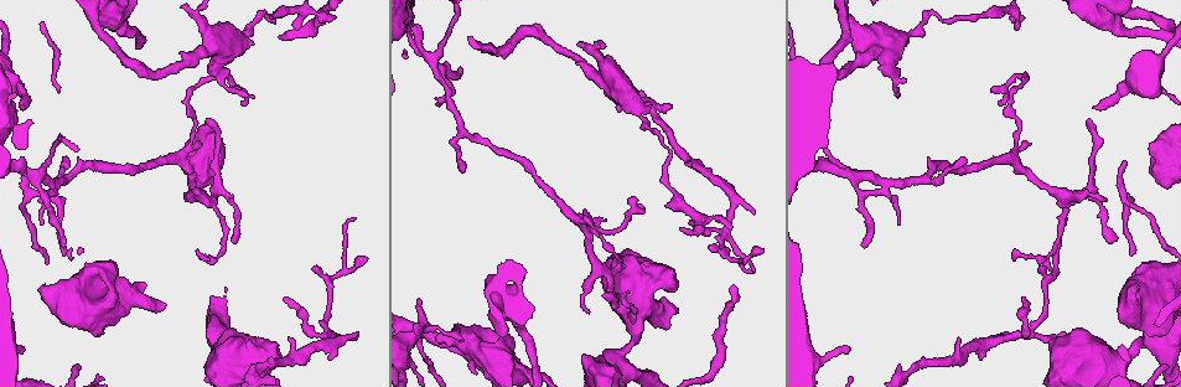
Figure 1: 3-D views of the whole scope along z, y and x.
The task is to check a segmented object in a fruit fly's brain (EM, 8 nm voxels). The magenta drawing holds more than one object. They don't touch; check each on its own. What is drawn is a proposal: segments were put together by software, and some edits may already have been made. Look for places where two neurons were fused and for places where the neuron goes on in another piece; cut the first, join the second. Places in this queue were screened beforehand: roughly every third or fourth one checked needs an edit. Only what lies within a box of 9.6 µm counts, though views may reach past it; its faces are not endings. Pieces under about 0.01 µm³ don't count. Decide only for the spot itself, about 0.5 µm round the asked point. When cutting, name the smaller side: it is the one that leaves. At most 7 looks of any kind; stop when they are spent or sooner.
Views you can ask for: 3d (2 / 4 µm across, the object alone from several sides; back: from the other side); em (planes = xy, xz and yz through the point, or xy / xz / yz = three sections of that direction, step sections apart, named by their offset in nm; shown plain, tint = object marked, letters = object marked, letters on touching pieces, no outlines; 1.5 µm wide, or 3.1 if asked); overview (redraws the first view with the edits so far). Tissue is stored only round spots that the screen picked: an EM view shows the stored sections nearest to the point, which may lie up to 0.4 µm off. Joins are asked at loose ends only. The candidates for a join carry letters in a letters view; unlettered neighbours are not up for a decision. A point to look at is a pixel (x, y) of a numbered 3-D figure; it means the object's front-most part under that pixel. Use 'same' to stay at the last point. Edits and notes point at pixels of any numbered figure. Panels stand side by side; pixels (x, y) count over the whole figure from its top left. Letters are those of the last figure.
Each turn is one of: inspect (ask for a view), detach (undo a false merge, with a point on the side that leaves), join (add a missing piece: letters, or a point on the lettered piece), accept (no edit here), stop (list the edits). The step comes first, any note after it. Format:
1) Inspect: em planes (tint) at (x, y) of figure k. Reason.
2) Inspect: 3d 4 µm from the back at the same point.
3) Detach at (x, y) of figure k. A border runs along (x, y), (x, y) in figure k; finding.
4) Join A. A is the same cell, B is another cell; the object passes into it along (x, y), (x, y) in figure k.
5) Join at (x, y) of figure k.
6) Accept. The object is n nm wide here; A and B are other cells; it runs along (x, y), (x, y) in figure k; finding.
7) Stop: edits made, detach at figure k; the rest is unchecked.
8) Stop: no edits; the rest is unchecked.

Inspect: em yz step 8 (tint) at (1005, 334) of figure 1. An open end.

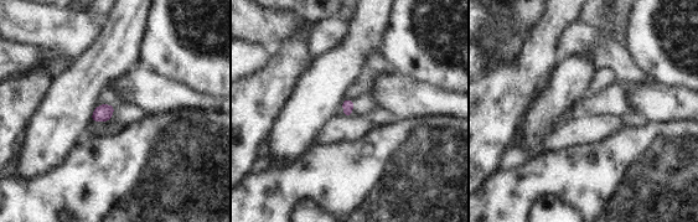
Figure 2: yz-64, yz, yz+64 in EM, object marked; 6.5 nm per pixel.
Inspect: em planes (letters) at the same point.

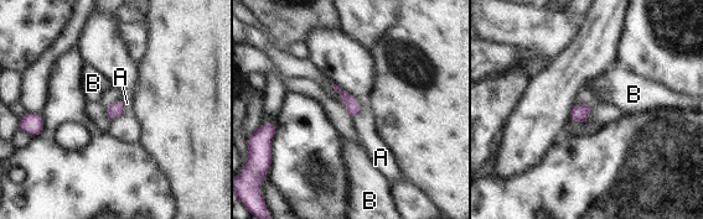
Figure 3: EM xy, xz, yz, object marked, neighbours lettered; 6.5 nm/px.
Join A. A is the same cell, B is another cell; it goes on there.

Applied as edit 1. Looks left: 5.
Inspect: em yz step 8 (tint) at (671, 268) of figure 1. Branch stops here.

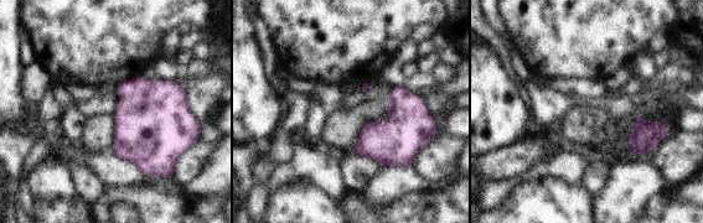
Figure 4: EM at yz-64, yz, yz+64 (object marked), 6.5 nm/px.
Inspect: em planes (letters) at the same point.

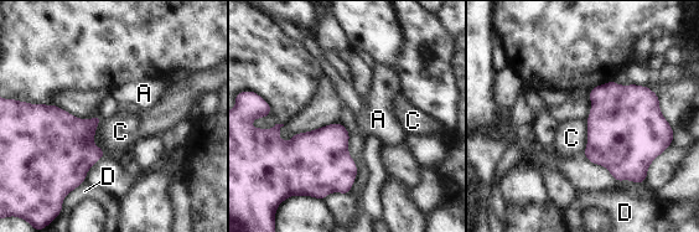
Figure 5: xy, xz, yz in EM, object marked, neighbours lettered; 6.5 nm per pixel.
Accept. A, C and D are other cells; a border runs along (101, 119), (93, 142), (107, 154) in figure 5; no lettered piece goes on from it.

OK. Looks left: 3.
Inspect: em planes (letters) at (293, 26) of figure 1. Branch stops here.

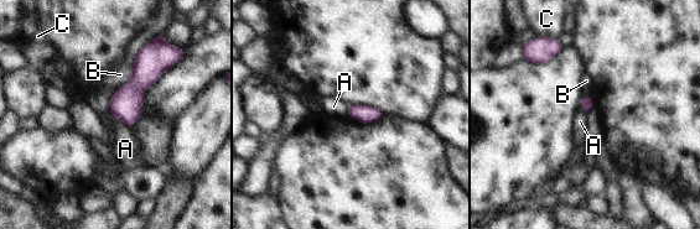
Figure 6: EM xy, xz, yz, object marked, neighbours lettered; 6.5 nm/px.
Accept. A, B and C are other cells; a border runs along (109, 97), (110, 112), (130, 128) in figure 6; no lettered piece goes on from it.

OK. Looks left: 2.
Stop: edits made, join at figure 3; the rest is unchecked.

